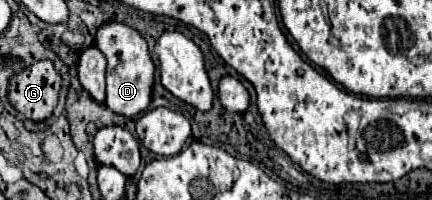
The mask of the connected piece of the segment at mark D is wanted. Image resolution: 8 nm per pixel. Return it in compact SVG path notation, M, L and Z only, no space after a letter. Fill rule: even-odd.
M110 22L110 24L104 24L98 30L98 48L106 56L107 61L106 106L112 112L122 114L122 116L136 116L136 114L144 112L150 106L150 100L152 100L152 84L154 84L154 62L152 62L152 58L148 54L146 40L136 30L132 30L130 26L120 24L120 22Z

